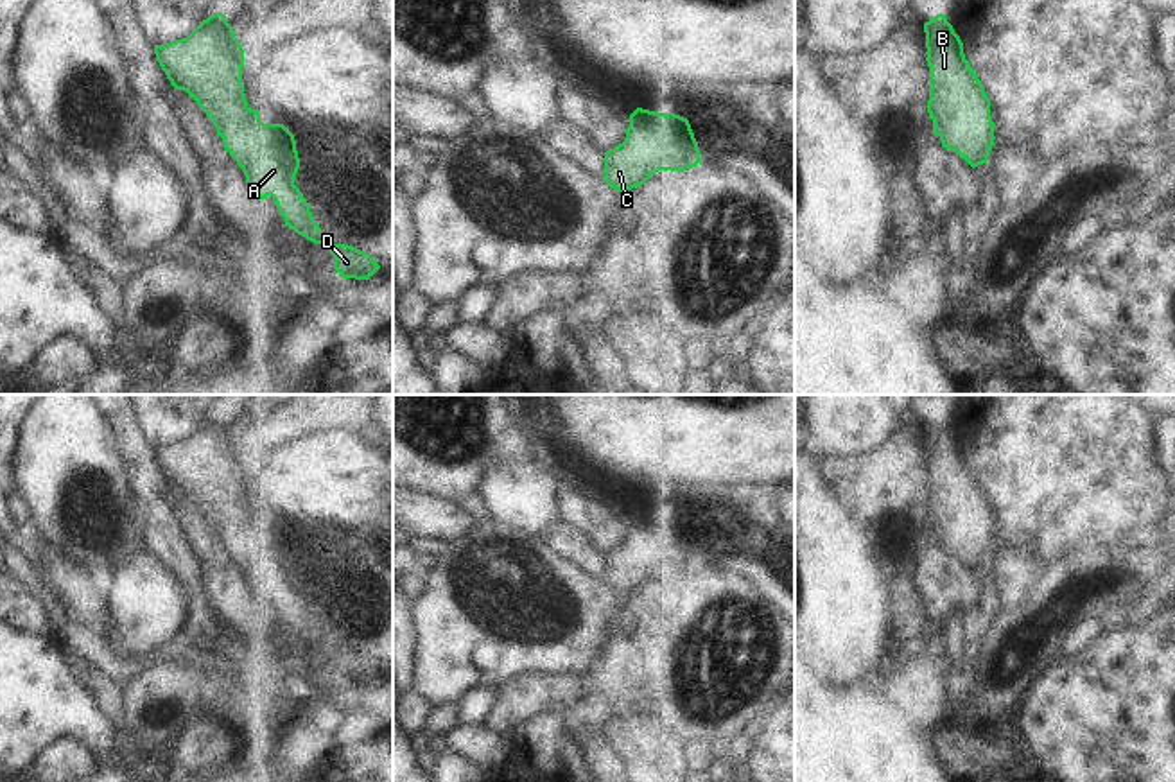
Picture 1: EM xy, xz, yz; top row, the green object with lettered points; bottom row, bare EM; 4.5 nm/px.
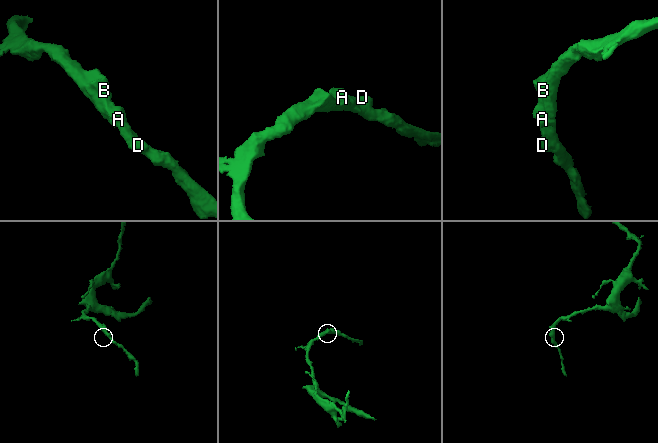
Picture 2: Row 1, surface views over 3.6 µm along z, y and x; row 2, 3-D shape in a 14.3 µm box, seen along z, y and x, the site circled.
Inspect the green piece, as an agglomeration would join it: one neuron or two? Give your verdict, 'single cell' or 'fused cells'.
single cell

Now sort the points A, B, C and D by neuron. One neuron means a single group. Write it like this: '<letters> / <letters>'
A B C D

